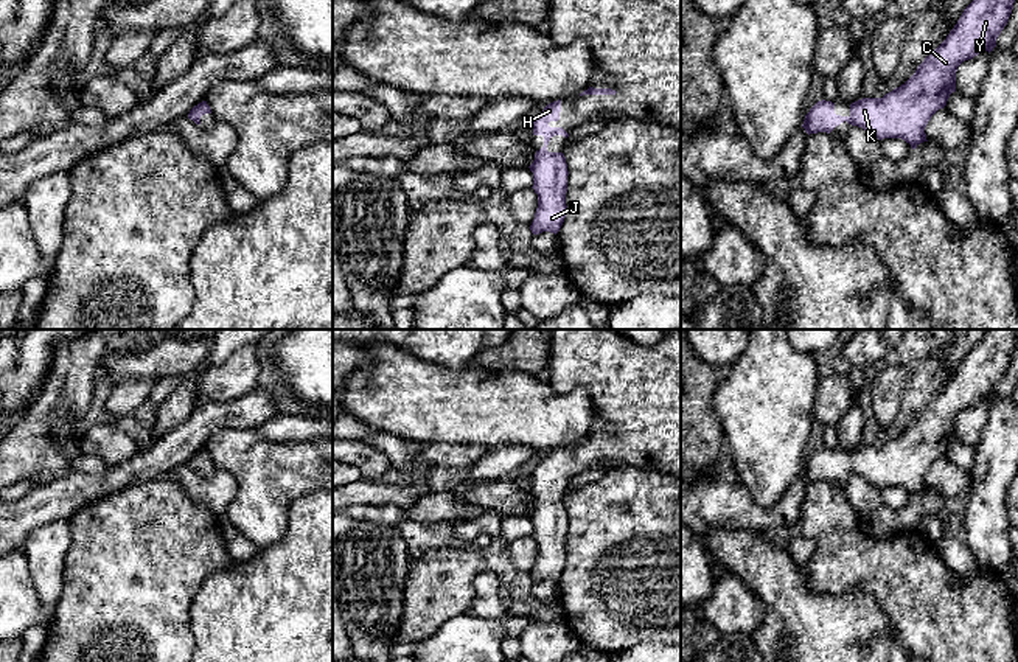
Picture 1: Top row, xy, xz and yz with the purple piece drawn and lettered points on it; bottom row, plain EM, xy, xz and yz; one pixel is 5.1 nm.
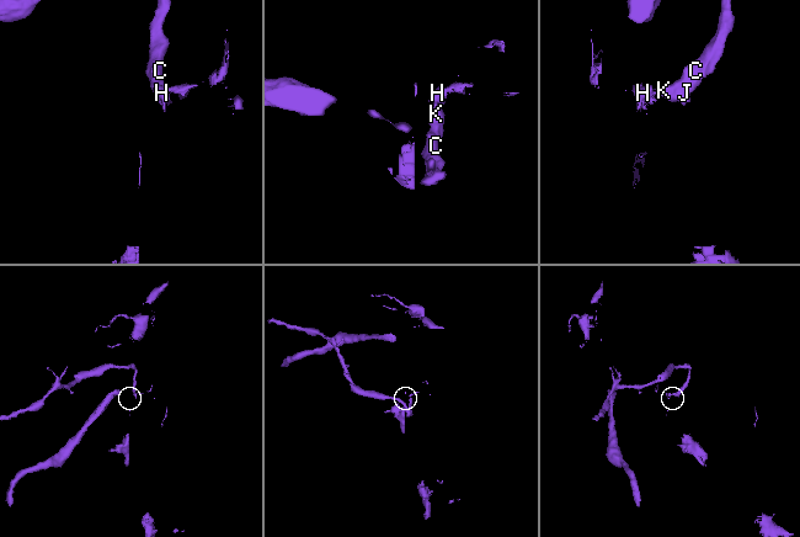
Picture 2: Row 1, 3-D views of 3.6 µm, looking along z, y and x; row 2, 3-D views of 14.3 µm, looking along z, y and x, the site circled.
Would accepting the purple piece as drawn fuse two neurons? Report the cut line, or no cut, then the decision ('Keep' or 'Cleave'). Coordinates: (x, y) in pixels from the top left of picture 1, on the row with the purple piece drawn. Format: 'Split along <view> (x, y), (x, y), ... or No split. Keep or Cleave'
No split. Keep

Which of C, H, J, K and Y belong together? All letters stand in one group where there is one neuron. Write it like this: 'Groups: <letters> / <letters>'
Groups: C H J K Y

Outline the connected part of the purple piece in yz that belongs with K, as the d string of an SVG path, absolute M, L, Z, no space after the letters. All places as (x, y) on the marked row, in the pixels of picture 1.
M973 0L947 39L917 67L915 73L883 98L863 98L850 104L850 115L835 113L835 103L818 101L805 115L805 132L830 134L847 121L872 137L901 138L915 149L928 141L925 127L956 92L957 67L981 51L993 51L1012 14L1015 0Z

